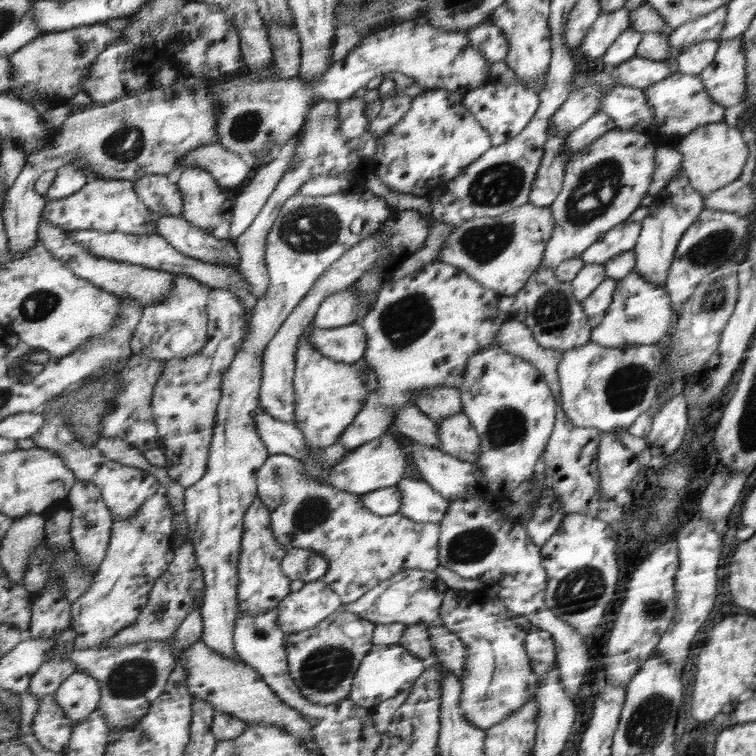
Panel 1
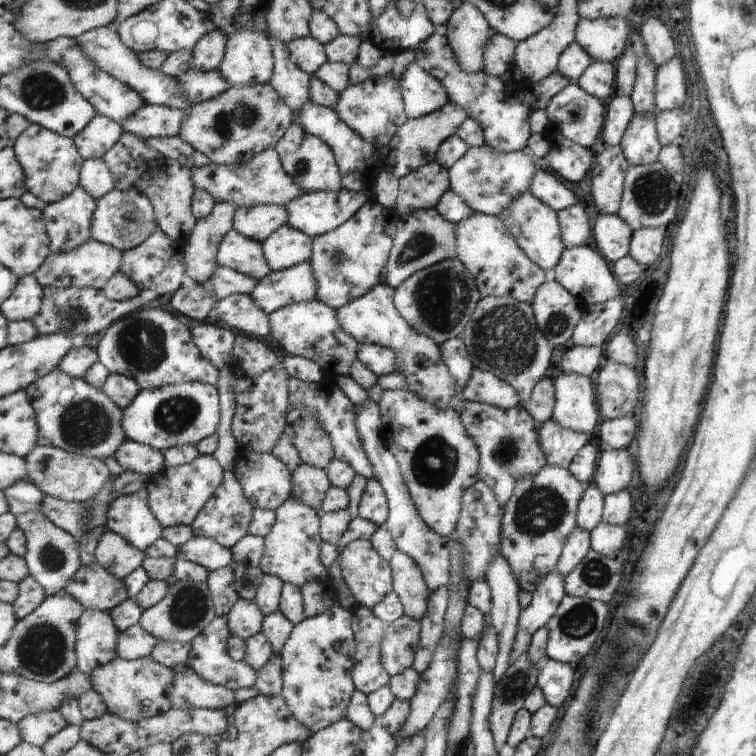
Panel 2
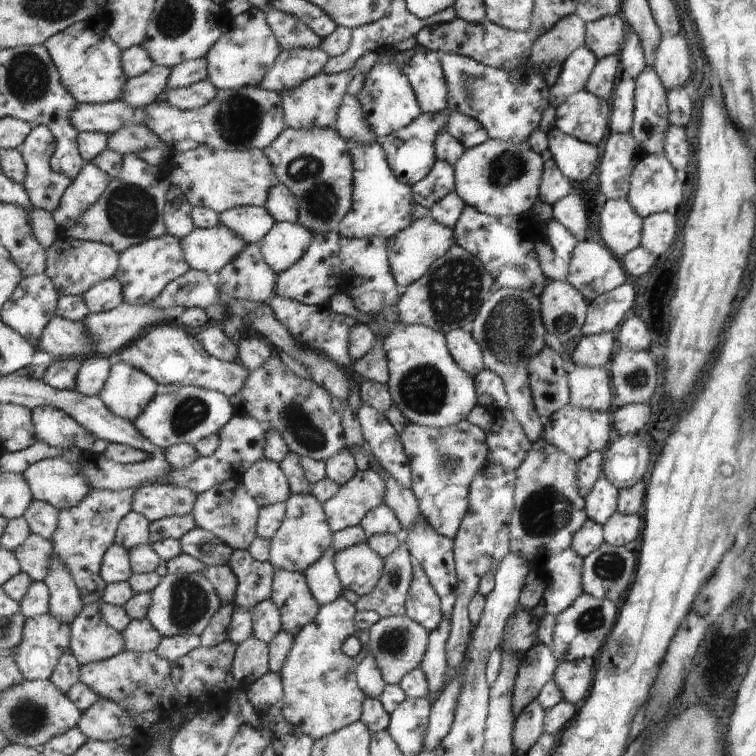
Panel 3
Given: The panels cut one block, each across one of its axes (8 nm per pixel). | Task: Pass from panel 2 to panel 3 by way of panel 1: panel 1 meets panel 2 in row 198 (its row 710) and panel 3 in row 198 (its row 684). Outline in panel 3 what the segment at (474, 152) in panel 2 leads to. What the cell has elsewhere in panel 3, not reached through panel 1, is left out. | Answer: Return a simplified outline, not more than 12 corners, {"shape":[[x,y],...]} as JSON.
{"shape":[[488,138],[453,166],[455,191],[493,217],[528,212],[543,178],[528,141]]}

